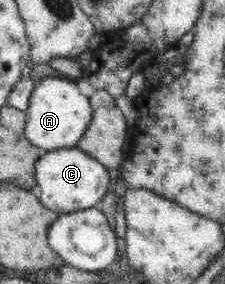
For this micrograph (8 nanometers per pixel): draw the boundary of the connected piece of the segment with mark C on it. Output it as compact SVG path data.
M75 147L51 150L36 162L36 182L40 187L40 201L58 214L87 210L100 206L108 193L108 170L96 159Z

